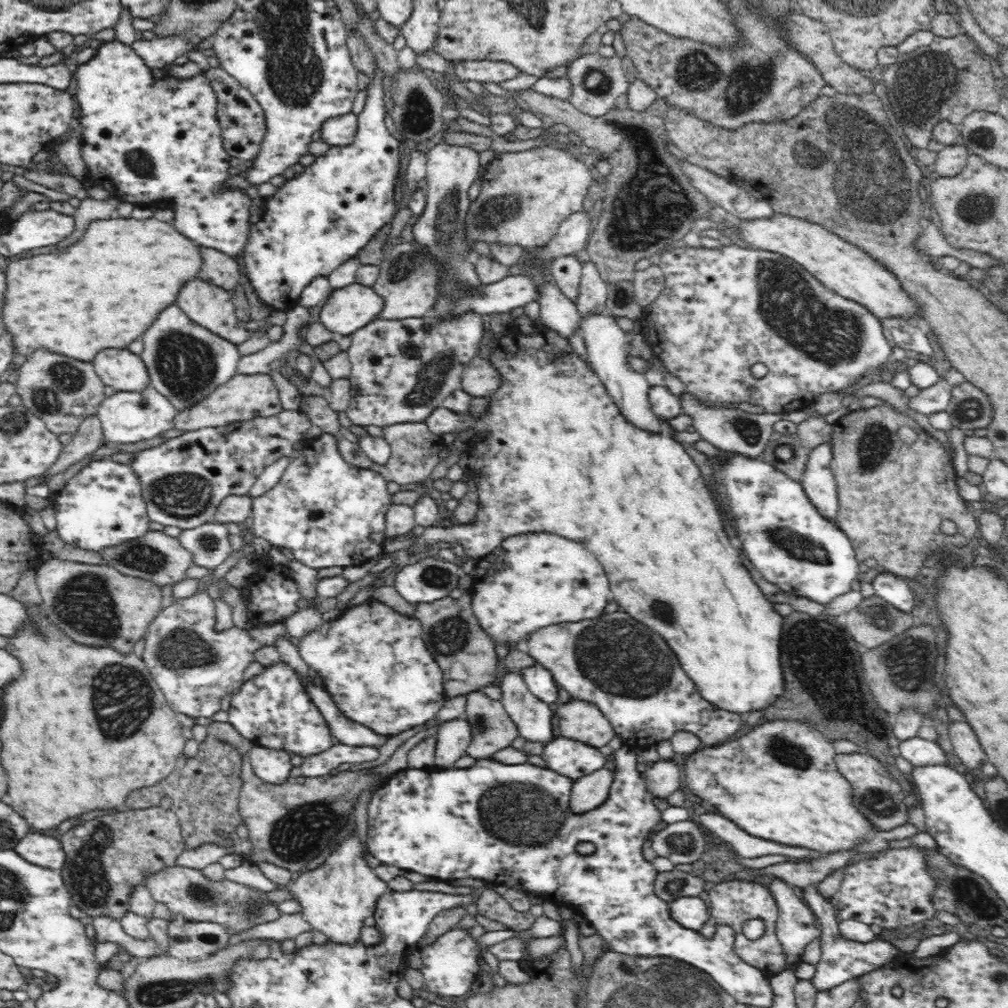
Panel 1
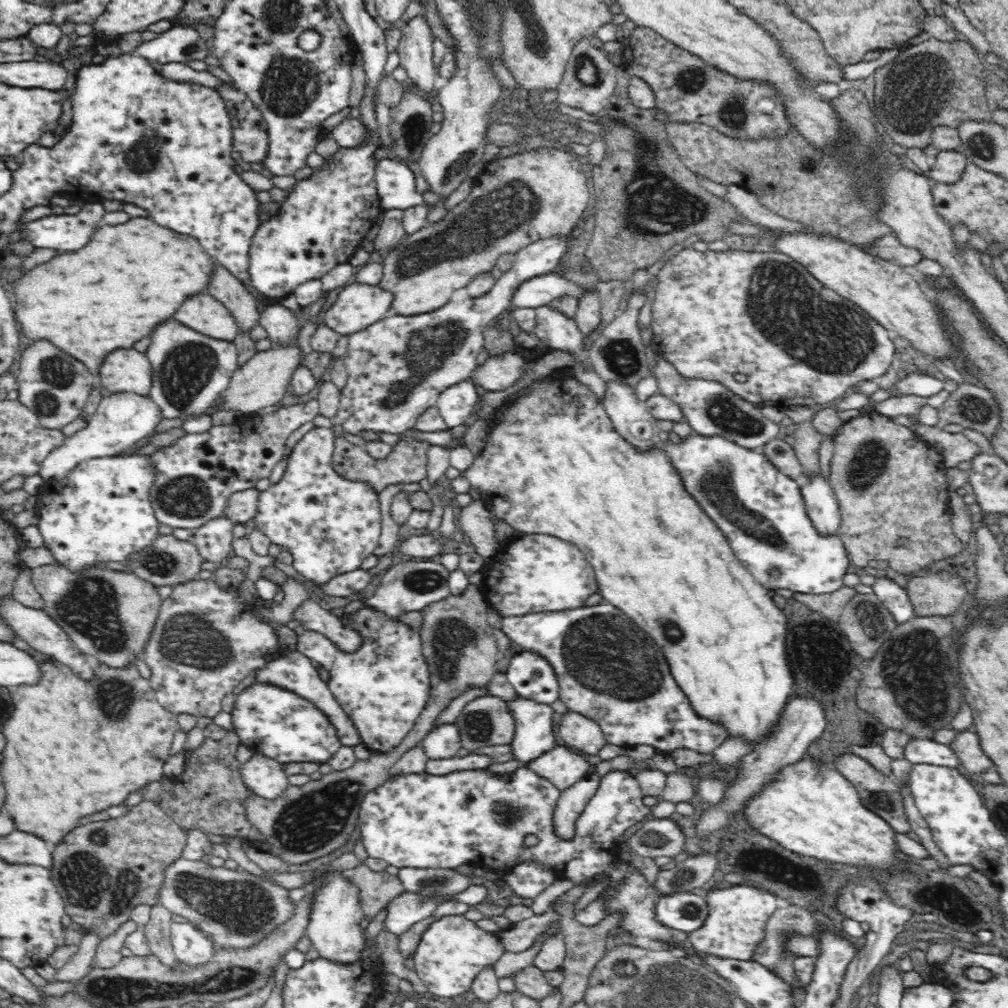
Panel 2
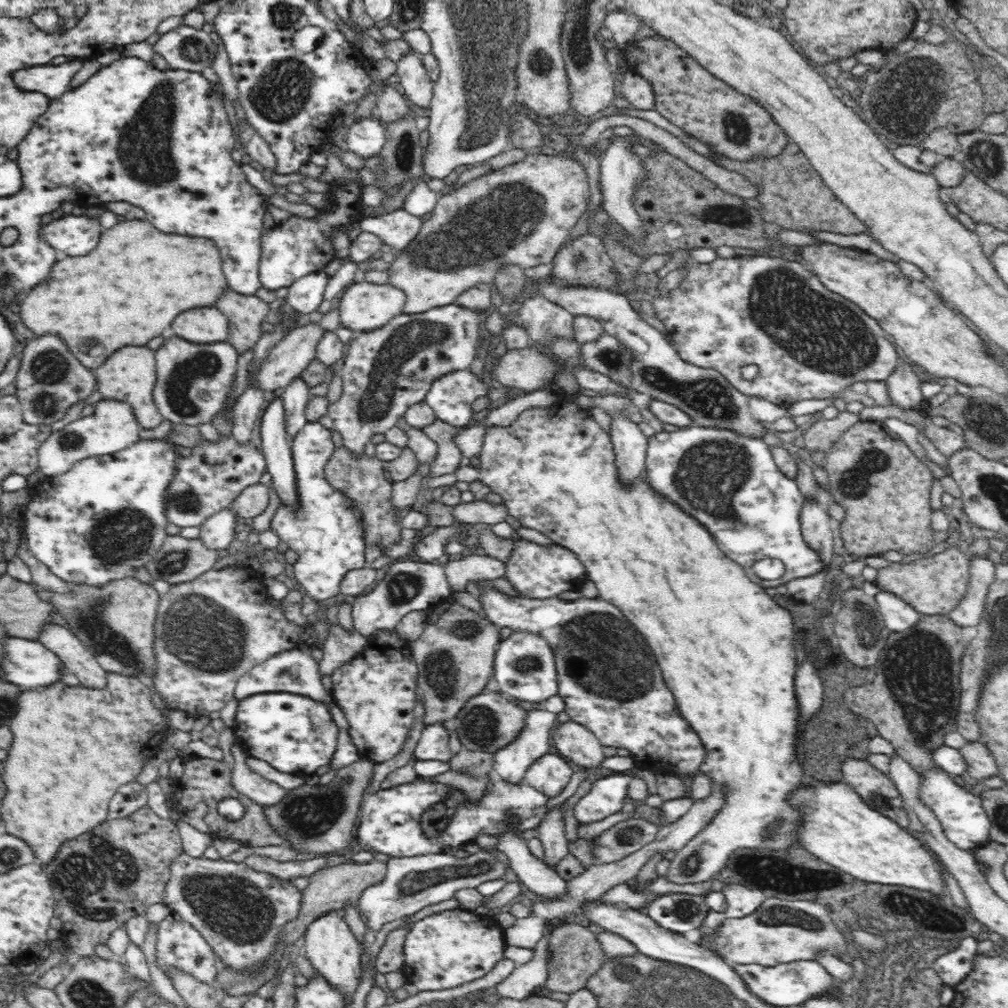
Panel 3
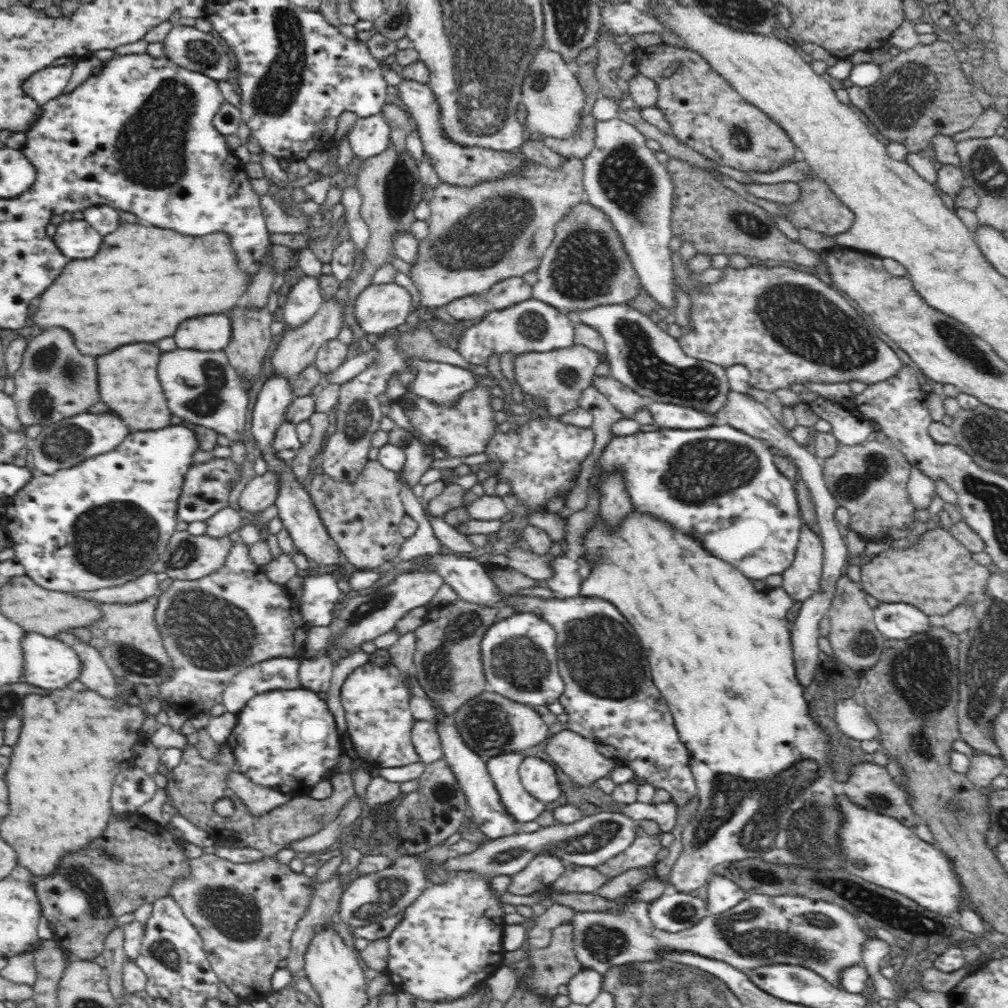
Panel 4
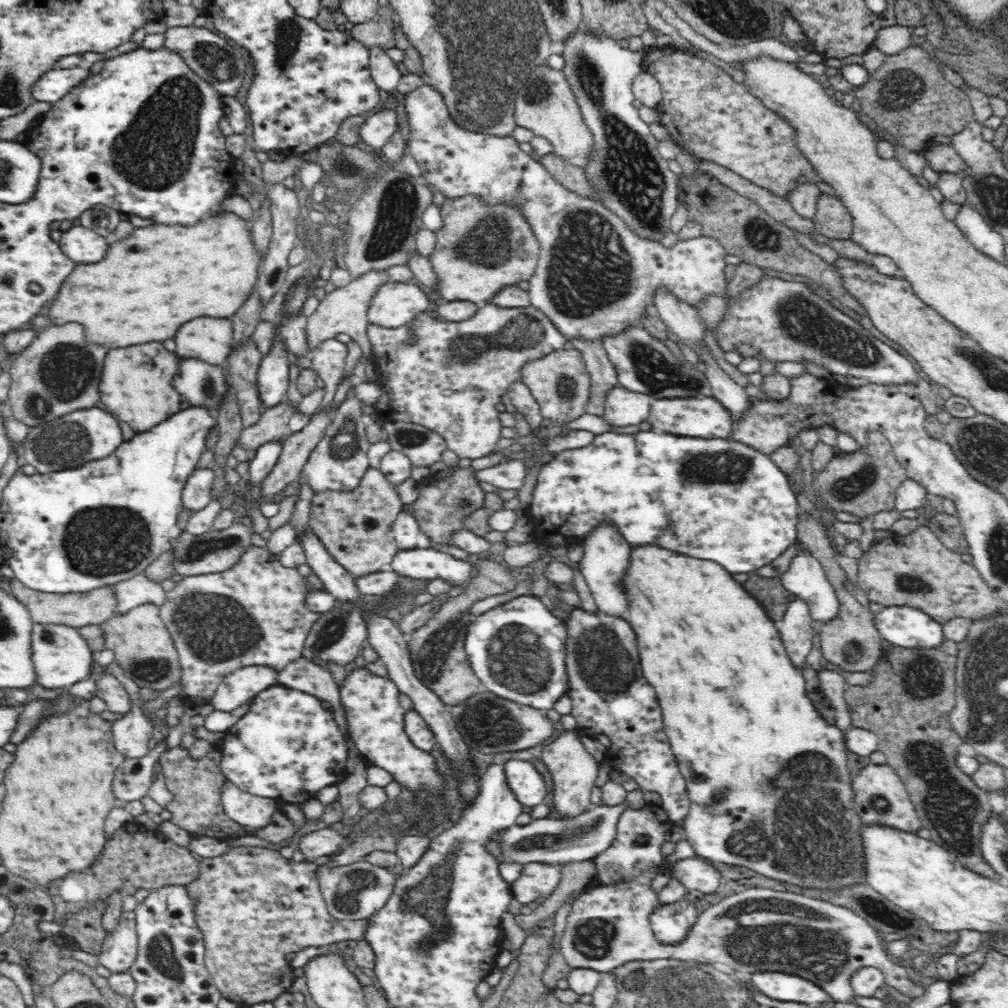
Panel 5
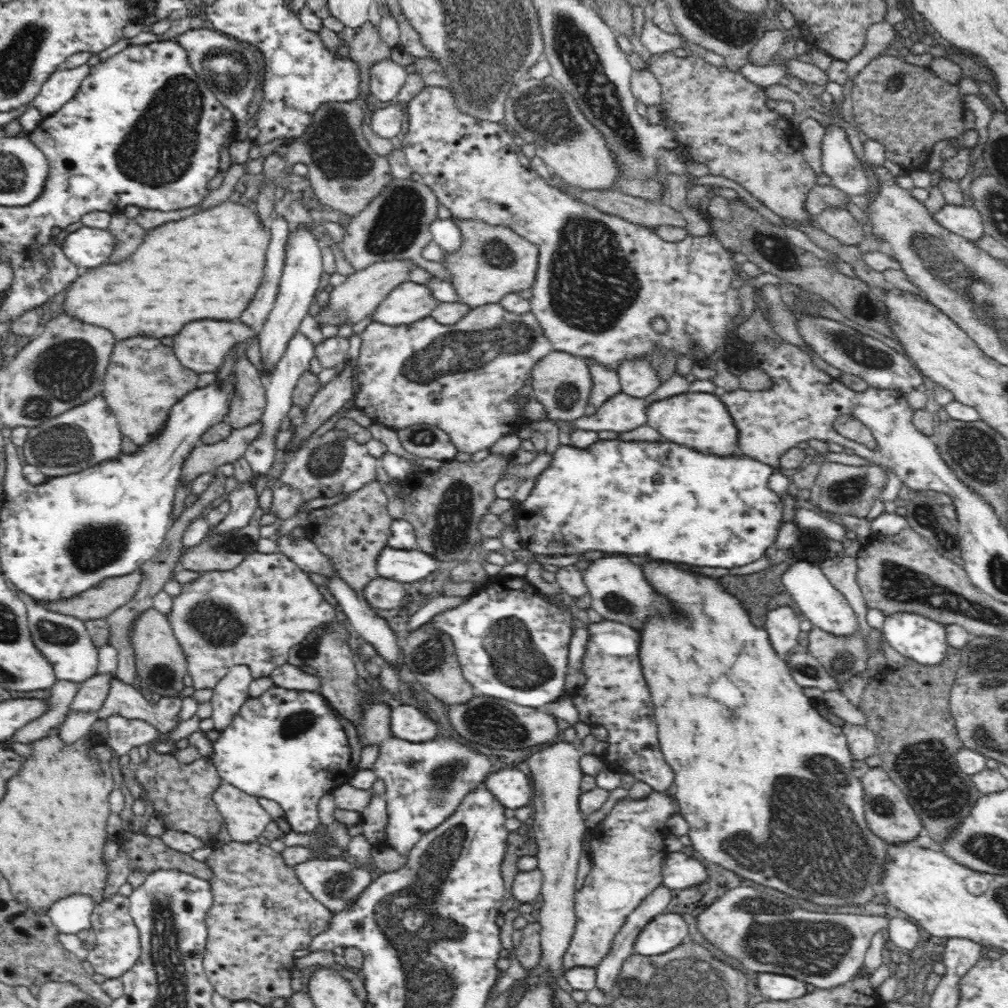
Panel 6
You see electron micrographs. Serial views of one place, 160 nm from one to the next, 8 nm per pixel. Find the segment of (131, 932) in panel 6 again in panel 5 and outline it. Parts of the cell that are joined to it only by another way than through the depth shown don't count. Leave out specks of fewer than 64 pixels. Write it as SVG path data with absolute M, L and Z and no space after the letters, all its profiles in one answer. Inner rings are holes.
M122 912L118 926L106 933L102 943L98 964L108 968L111 973L128 971L137 959L139 947L134 912Z

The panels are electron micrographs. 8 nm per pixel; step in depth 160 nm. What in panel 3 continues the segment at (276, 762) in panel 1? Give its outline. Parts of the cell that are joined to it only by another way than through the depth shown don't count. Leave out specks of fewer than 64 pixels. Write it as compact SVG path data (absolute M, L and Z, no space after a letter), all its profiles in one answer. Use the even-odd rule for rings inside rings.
M234 744L230 750L235 758L231 770L231 783L240 795L246 795L252 802L263 807L270 807L285 798L286 789L248 767L247 752L240 744Z

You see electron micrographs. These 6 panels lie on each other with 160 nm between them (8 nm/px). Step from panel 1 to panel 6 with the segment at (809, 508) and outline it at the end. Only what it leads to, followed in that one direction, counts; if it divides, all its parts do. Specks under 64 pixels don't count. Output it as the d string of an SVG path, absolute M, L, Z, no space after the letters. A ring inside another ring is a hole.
M598 439L588 448L576 448L560 445L552 454L550 466L535 477L534 487L526 500L522 512L516 514L516 530L522 537L523 547L538 556L574 556L588 550L602 550L604 553L622 552L636 556L654 558L655 561L670 560L668 563L688 564L694 567L738 568L746 566L766 555L766 550L776 542L782 522L782 499L768 487L770 476L776 469L750 458L748 455L723 456L690 452L690 447L678 448L678 445L661 439L660 441L624 441L621 439Z

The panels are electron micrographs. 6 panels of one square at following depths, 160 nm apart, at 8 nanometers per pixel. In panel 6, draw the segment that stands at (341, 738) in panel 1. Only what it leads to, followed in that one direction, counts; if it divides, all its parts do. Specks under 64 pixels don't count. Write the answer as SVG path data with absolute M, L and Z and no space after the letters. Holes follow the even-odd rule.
M246 665L231 666L213 689L211 706L212 720L215 730L221 731L228 727L238 714L239 708L249 698L249 688L252 682L250 667Z

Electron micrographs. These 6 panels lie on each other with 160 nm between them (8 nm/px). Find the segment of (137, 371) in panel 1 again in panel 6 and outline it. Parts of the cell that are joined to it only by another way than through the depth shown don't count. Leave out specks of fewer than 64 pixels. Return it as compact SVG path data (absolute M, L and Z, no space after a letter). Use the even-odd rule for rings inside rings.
M136 336L116 342L114 356L104 380L104 400L118 418L122 434L139 447L160 436L168 422L170 409L196 388L199 373L186 368L174 356L174 350L160 344L160 340Z

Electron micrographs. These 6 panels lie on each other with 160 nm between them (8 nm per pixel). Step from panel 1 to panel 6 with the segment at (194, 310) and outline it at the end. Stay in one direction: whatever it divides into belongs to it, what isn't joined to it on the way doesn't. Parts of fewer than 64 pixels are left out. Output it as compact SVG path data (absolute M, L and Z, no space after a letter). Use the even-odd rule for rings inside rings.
M196 320L186 324L178 336L174 336L174 352L178 360L191 371L197 373L213 372L220 369L225 356L230 354L236 344L243 344L247 339L257 336L258 330L246 327L244 323L222 322L222 320Z

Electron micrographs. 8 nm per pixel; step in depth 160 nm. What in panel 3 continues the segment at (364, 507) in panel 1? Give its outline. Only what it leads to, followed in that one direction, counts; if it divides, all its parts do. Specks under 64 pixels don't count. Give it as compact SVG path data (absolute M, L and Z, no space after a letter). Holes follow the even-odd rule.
M308 421L293 436L291 447L297 482L297 509L280 504L271 520L271 529L288 545L288 549L298 554L293 565L296 581L304 586L308 597L322 602L341 594L342 580L348 572L367 566L359 524L362 512L352 505L352 499L338 494L324 475L324 466L336 450L330 429L318 421Z

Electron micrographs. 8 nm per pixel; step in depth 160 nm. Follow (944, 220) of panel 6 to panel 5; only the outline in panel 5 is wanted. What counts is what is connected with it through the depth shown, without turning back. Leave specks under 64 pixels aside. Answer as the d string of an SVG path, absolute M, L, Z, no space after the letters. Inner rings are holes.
M964 203L953 220L964 236L986 256L994 257L1004 264L1004 238L994 228L986 224L986 220L970 205Z

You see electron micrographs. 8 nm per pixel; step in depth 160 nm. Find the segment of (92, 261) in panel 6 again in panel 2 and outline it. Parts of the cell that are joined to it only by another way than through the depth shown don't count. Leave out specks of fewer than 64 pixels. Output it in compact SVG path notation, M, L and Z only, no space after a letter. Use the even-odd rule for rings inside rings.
M101 202L87 203L82 213L70 216L44 216L30 221L25 236L35 248L56 248L56 250L78 250L90 242L90 236L100 226L104 216ZM88 218L88 220L82 220Z

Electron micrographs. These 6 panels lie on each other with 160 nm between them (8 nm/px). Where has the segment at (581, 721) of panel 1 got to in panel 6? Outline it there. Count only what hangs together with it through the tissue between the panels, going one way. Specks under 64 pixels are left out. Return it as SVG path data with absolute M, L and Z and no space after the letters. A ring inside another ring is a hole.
M559 741L546 744L541 751L533 753L528 759L530 774L534 780L536 796L536 816L534 816L534 832L538 840L539 874L542 874L542 908L540 908L541 932L539 933L539 957L546 966L554 972L554 976L564 974L563 956L569 947L577 921L575 911L576 872L582 850L582 838L588 831L585 826L585 816L580 813L580 787L584 771L580 767L580 757L583 755L574 742Z

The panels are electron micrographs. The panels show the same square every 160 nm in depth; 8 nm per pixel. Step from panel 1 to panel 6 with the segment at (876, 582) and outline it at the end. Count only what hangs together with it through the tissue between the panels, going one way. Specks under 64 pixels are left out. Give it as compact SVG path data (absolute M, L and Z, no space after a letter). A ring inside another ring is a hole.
M898 612L884 620L881 632L892 648L913 662L932 667L945 659L947 631L934 620Z

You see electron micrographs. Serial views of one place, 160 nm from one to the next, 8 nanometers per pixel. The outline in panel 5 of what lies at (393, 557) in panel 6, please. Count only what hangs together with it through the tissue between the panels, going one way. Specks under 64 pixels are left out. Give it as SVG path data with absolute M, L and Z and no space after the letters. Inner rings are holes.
M424 544L396 553L389 569L398 576L428 581L441 579L455 587L467 584L473 567L467 561Z

